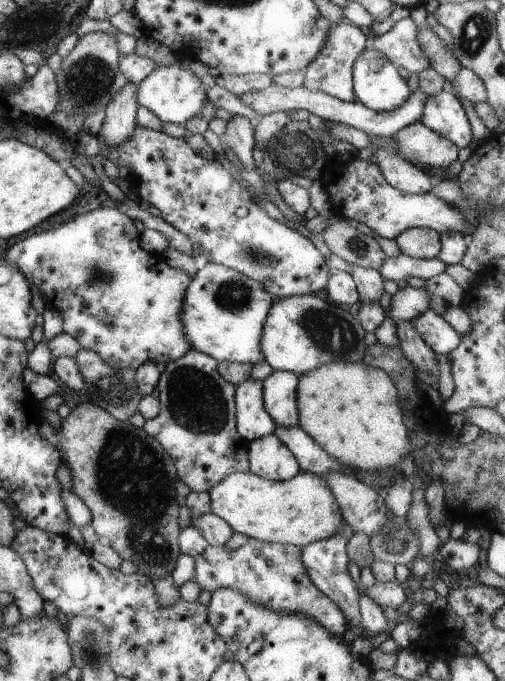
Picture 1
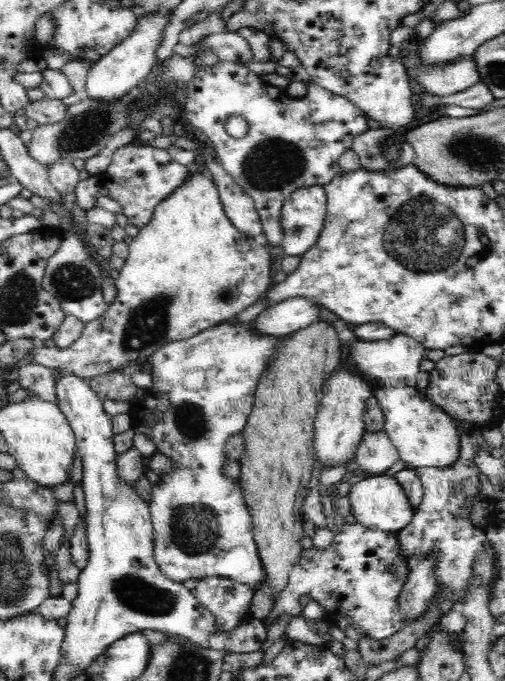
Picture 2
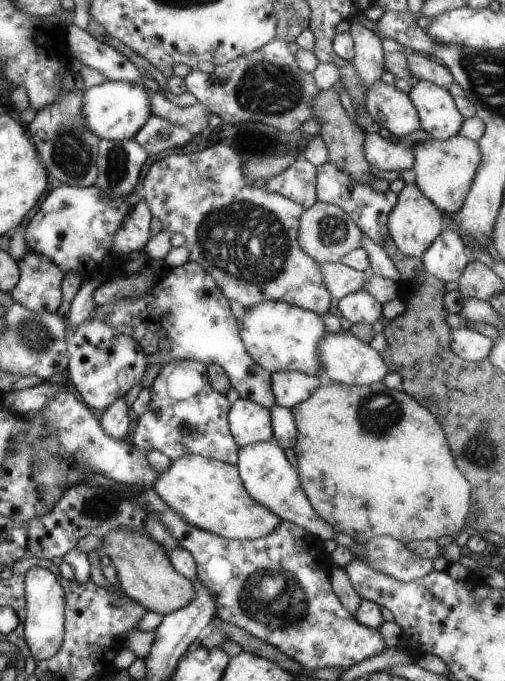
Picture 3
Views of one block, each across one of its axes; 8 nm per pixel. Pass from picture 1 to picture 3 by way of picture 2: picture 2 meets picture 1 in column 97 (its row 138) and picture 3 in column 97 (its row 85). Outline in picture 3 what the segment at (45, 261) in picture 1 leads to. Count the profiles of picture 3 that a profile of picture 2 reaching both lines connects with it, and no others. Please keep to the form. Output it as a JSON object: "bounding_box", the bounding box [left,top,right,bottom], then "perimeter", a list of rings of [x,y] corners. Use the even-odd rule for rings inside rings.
{"bounding_box":[26,183,276,410],"perimeter":[[[58,183],[58,188],[49,191],[38,212],[26,226],[26,248],[50,258],[62,270],[62,274],[68,274],[70,270],[78,272],[82,282],[90,280],[98,272],[104,274],[107,280],[126,278],[128,274],[117,272],[116,269],[106,273],[104,260],[110,256],[114,234],[120,228],[124,216],[142,199],[141,194],[135,191],[126,194],[126,198],[112,198],[96,186],[74,187]],[[189,260],[178,267],[162,268],[160,278],[156,280],[156,286],[142,298],[122,298],[116,304],[104,304],[93,311],[93,317],[108,322],[112,328],[116,328],[124,336],[132,336],[142,346],[142,352],[148,356],[148,366],[164,366],[170,361],[196,360],[206,365],[218,365],[231,381],[231,386],[238,392],[240,399],[248,399],[270,410],[276,406],[271,388],[271,374],[265,368],[258,366],[250,354],[246,352],[246,346],[238,334],[238,322],[230,304],[222,290],[220,290],[212,274],[204,270],[204,266],[198,262]]]}

